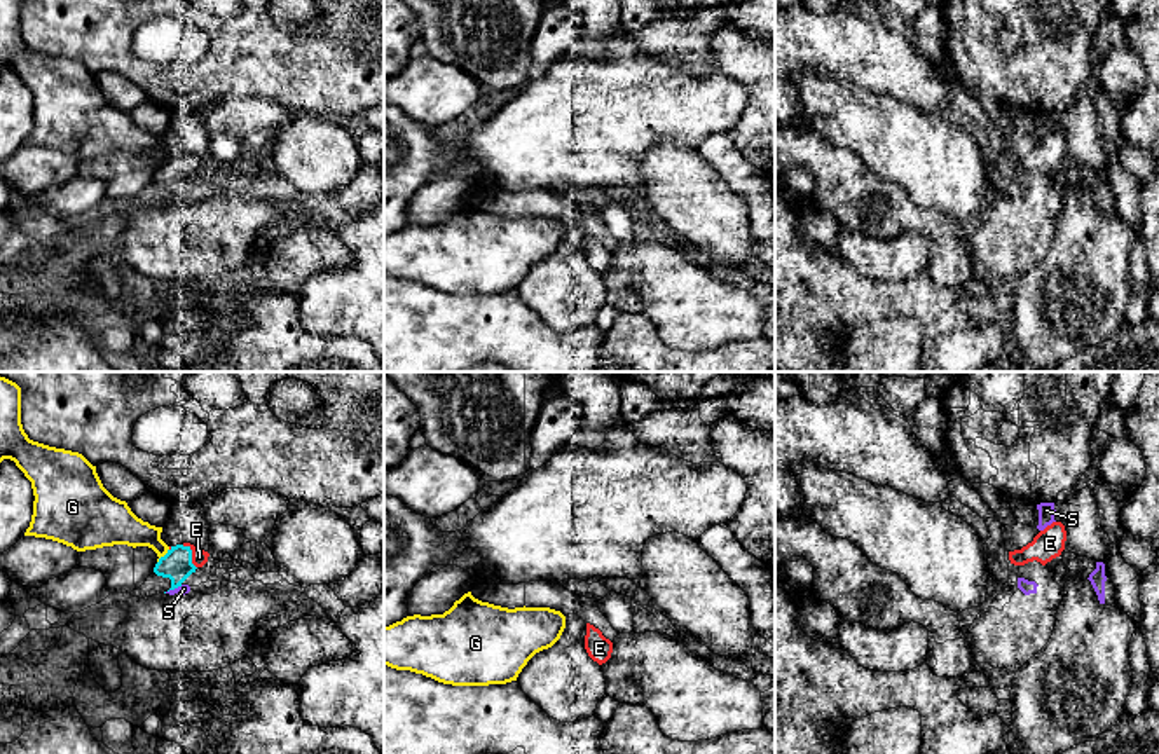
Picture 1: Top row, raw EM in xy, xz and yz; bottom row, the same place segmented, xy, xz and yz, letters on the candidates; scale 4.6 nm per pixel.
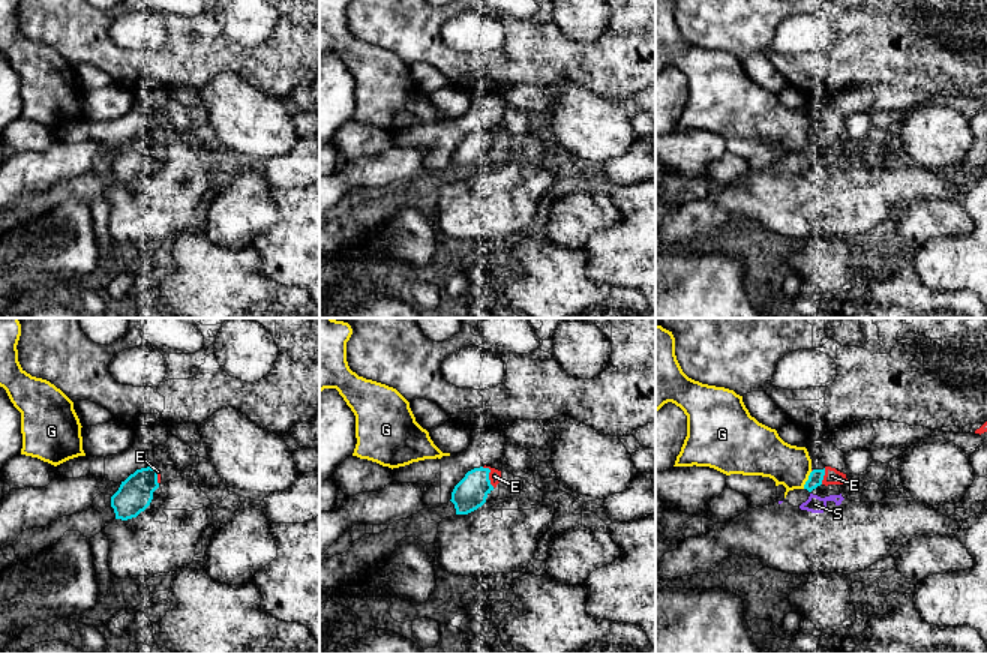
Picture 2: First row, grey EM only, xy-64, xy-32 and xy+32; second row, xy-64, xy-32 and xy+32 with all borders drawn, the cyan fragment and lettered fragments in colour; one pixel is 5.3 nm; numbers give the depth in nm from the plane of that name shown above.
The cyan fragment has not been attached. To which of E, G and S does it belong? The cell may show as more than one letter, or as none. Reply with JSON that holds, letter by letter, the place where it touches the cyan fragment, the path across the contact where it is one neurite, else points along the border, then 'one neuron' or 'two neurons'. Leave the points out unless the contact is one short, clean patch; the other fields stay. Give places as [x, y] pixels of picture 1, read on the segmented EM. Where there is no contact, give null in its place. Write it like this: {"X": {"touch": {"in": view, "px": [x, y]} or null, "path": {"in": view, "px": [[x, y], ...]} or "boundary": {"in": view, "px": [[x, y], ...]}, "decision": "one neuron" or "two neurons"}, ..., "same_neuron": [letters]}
{"E": {"touch": {"in": "xy", "px": [191, 555]}, "decision": "one neuron"}, "G": {"touch": {"in": "xy", "px": [164, 555]}, "decision": "two neurons"}, "S": {"touch": {"in": "xy", "px": [173, 589]}, "decision": "two neurons"}, "same_neuron": ["E"]}

